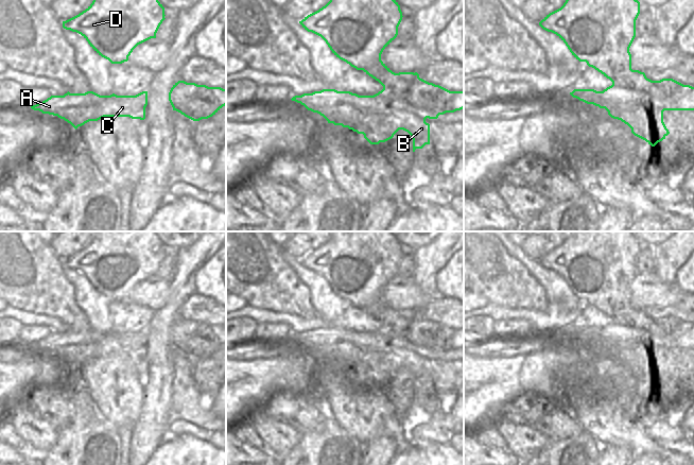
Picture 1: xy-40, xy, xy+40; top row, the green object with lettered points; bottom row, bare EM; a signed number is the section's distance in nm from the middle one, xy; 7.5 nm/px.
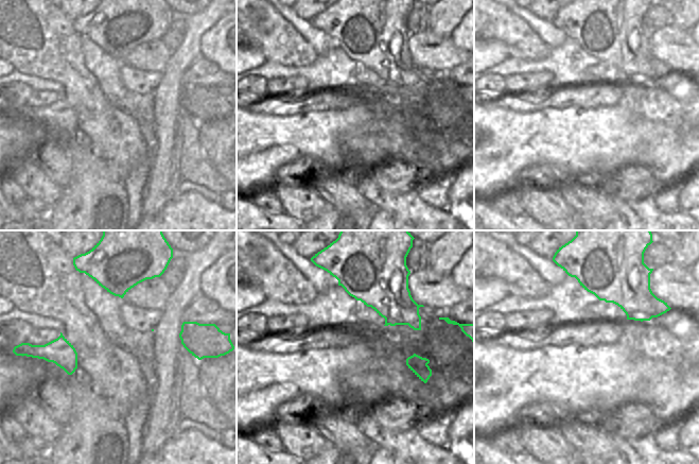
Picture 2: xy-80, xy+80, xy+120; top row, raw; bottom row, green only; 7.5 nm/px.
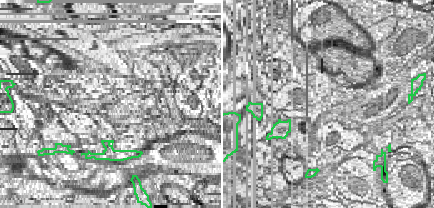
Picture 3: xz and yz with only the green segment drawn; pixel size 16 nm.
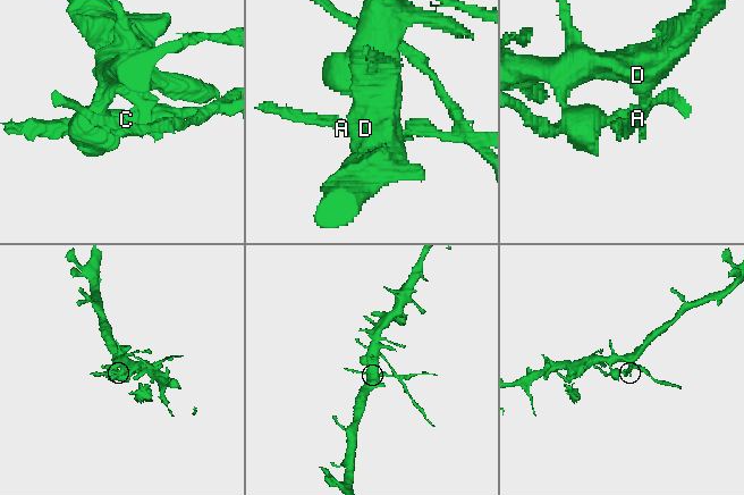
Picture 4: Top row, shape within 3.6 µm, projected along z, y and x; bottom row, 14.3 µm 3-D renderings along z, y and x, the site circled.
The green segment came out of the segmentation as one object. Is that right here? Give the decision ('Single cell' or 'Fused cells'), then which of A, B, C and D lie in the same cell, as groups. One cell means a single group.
Fused cells. Groups: A B C / D.

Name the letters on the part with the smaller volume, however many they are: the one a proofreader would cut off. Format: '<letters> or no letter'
A, B, C.

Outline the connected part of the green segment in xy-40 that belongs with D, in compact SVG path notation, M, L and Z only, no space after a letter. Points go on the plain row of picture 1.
M94 231L92 241L79 253L63 259L63 265L81 272L111 302L122 302L128 298L138 282L156 276L164 254L164 245L154 231Z

